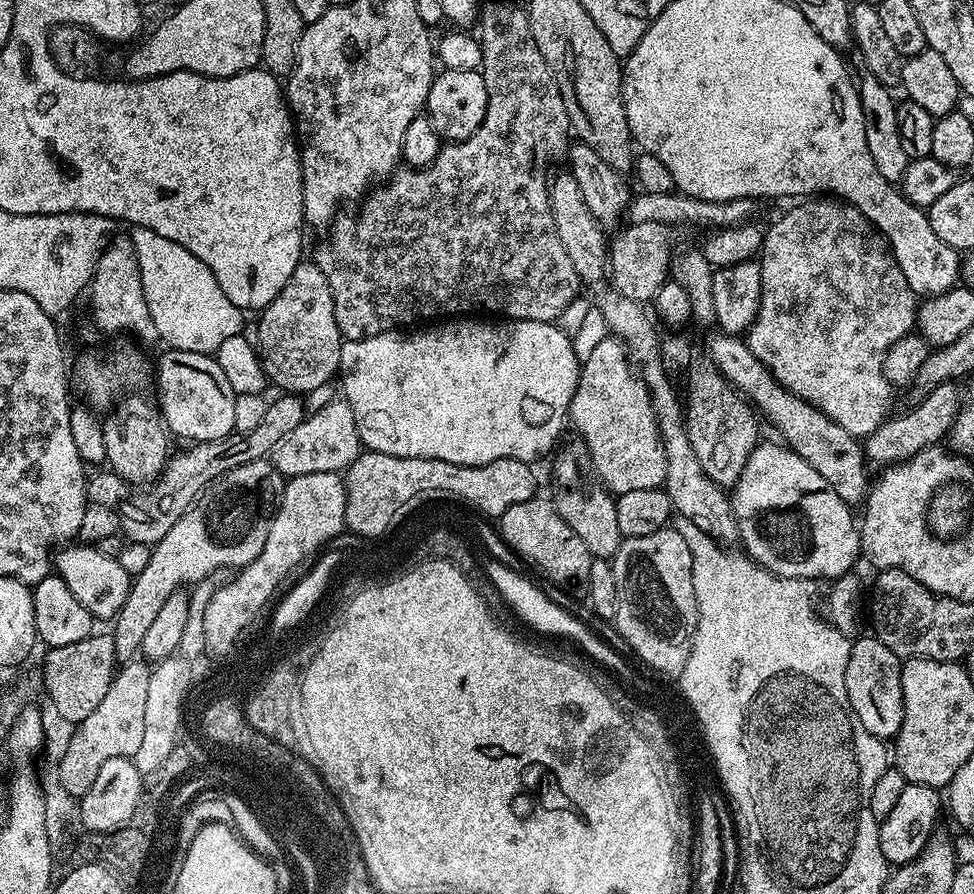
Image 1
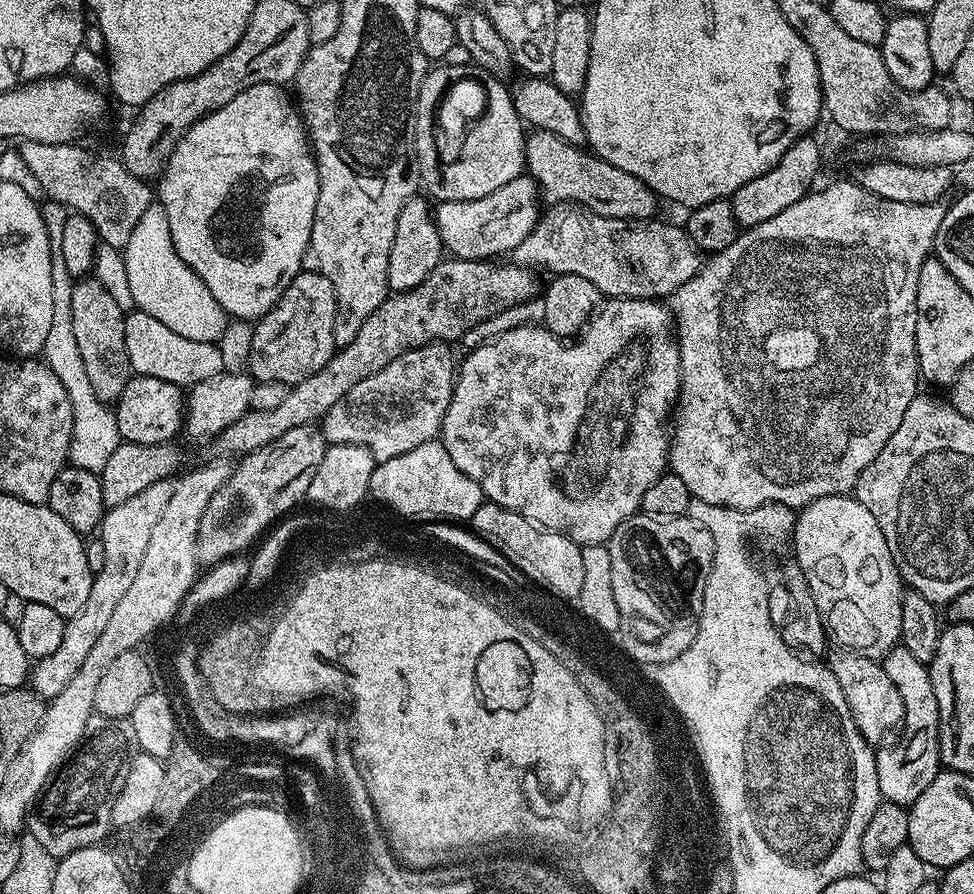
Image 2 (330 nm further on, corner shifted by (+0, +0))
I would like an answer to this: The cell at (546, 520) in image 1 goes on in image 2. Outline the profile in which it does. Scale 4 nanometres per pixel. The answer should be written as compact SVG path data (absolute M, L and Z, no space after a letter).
M485 502L478 510L474 510L470 528L489 549L495 550L503 559L519 562L535 580L549 584L561 594L579 601L582 594L581 545L574 543L569 536L552 532L548 528L539 528L537 524L522 518L522 514L514 514L514 510L506 510L491 502Z

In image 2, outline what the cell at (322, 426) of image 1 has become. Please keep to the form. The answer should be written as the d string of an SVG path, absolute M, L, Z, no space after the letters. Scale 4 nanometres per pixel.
M447 343L423 344L394 358L378 374L362 378L324 415L322 431L328 444L357 444L368 448L377 462L398 458L422 442L440 435L444 415L450 406L452 385L458 371L457 361Z

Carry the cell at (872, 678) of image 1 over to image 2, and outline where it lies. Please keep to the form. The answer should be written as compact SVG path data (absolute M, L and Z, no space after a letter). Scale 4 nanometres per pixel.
M902 646L894 647L884 655L882 663L890 682L894 682L894 687L902 698L904 723L902 735L899 737L900 744L893 748L881 747L876 752L878 790L887 803L911 806L918 794L922 794L922 790L926 790L926 786L930 786L942 771L938 742L938 698L934 698L934 686L930 682L928 665L918 662L918 658L910 654L910 650Z

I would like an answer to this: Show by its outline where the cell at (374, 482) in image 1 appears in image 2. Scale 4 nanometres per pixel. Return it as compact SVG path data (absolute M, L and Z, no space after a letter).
M439 439L422 442L422 446L414 446L414 450L398 454L398 458L379 461L374 474L370 474L368 490L396 505L396 515L400 518L428 516L448 522L468 522L474 510L485 503L484 491L478 482L474 482L474 478L466 478L466 474L454 466L450 454L446 454L446 446Z

